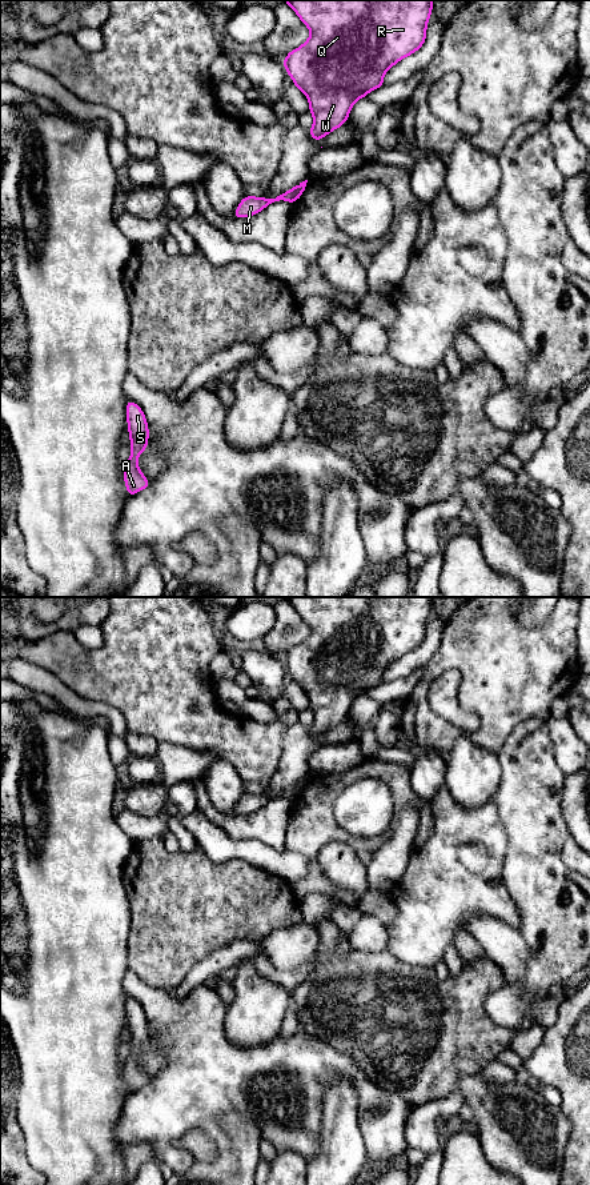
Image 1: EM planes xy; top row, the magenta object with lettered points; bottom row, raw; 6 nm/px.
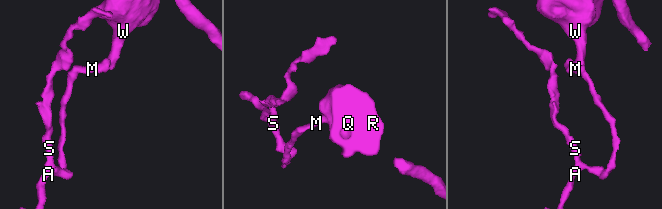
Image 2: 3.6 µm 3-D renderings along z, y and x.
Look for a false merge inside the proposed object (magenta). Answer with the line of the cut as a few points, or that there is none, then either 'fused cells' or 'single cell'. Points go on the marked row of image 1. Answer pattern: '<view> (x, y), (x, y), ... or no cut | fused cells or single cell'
xy (294, 187), (297, 197) | fused cells

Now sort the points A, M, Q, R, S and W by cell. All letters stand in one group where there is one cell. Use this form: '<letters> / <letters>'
A M S / Q R W

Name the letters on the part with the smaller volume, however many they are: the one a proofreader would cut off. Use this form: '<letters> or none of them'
A, M, S

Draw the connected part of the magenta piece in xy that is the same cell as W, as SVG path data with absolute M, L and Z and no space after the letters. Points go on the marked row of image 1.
M284 0L309 28L309 39L282 64L308 97L314 117L310 137L320 141L344 125L353 104L384 85L385 73L426 40L433 0Z

